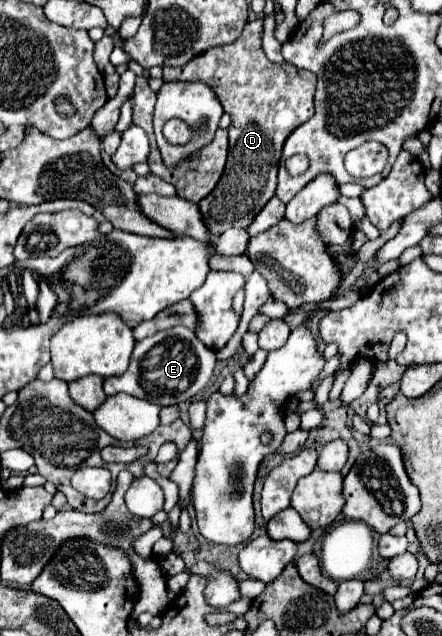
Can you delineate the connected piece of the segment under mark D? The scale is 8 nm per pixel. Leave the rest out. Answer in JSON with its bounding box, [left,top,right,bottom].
[163,18,315,234]

